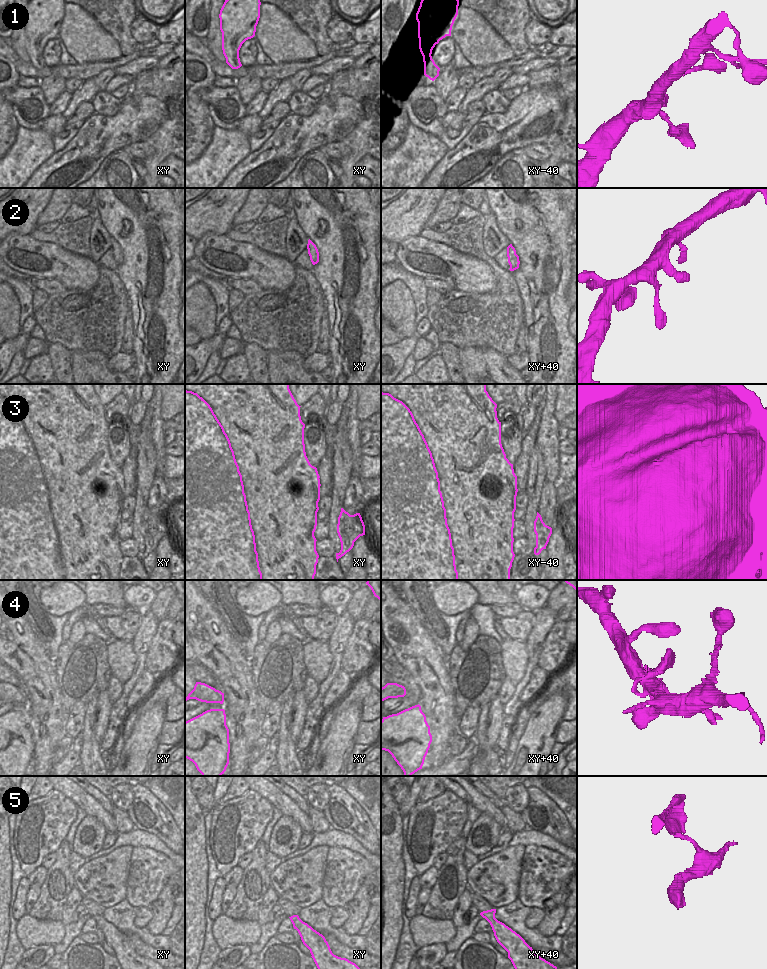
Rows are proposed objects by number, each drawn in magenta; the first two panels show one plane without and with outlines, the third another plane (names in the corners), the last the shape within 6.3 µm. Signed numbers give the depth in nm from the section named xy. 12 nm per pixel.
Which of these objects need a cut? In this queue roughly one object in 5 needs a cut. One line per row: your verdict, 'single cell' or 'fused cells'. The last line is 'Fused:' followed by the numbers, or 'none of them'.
1: single cell
2: single cell
3: fused cells
4: single cell
5: single cell
Fused: 3

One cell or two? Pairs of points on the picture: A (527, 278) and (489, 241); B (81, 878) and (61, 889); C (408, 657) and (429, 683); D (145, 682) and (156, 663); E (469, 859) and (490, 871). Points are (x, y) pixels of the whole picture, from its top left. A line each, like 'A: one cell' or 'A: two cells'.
A: two cells
B: two cells
C: one cell
D: two cells
E: two cells

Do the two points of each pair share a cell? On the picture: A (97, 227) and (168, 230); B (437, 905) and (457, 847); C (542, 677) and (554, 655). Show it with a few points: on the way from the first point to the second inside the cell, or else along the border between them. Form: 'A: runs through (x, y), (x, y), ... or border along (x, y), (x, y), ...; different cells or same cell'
A: border along (97, 214), (112, 239); different cells
B: runs through (446, 891), (457, 875), (457, 861); same cell
C: border along (537, 665), (549, 675); different cells

